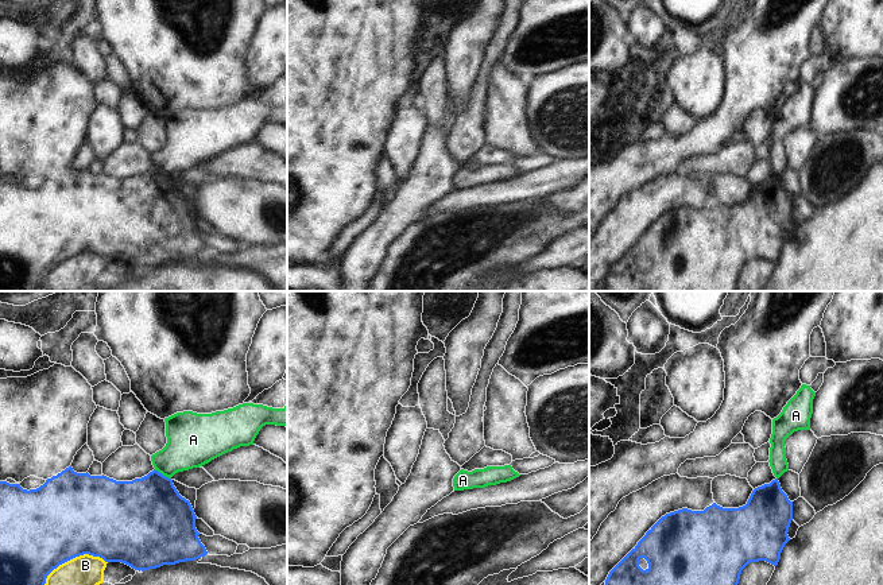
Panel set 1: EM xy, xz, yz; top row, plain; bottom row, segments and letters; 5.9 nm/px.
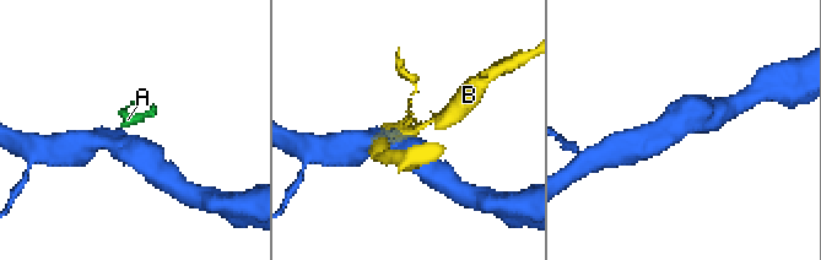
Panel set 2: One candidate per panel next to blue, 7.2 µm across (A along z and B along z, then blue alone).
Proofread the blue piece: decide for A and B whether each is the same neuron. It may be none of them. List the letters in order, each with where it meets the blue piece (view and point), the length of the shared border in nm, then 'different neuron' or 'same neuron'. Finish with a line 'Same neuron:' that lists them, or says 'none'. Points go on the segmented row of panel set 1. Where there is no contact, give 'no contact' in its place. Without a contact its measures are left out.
A: meets blue in xy at (161, 473); contact 120 nm long; different neuron
B: meets blue in xy at (73, 557); contact 400 nm long; different neuron
Same neuron: none

